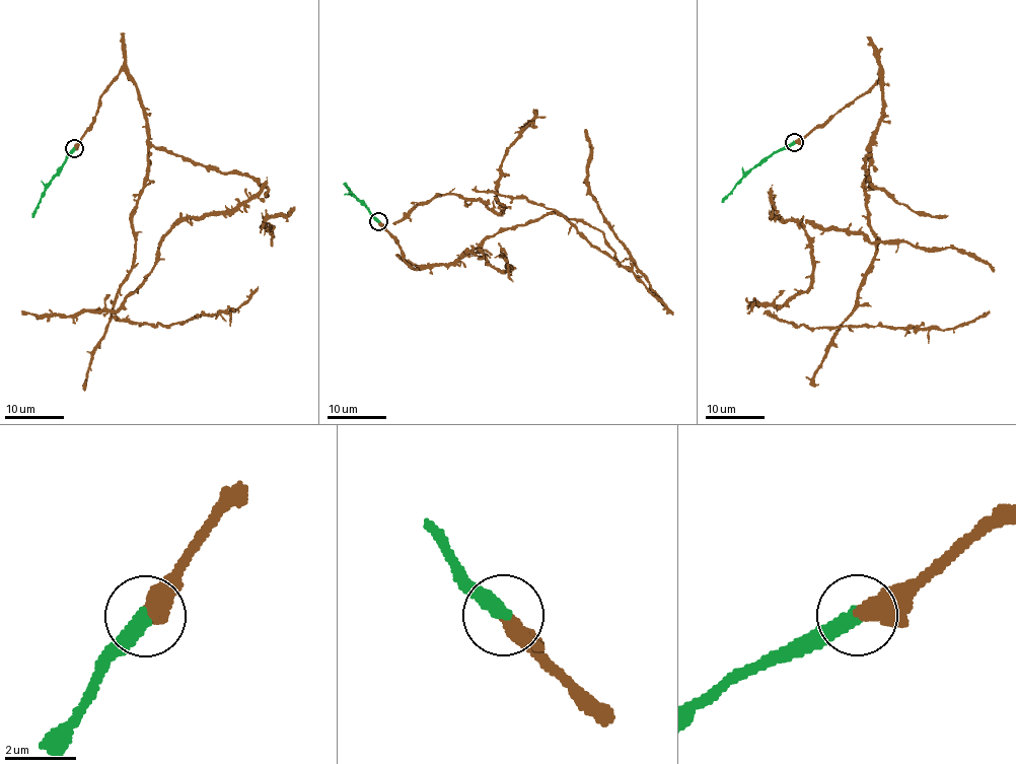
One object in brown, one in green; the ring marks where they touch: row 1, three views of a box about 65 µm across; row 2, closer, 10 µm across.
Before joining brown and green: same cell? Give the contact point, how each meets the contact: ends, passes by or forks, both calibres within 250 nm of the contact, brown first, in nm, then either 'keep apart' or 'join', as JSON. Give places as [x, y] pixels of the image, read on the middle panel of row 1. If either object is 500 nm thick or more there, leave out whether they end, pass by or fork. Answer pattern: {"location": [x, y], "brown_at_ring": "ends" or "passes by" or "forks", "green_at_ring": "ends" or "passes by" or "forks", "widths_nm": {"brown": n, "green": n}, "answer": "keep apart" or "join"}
{"location": [378, 221], "brown_at_ring": "ends", "green_at_ring": "ends", "widths_nm": {"brown": 440, "green": 420}, "answer": "join"}

